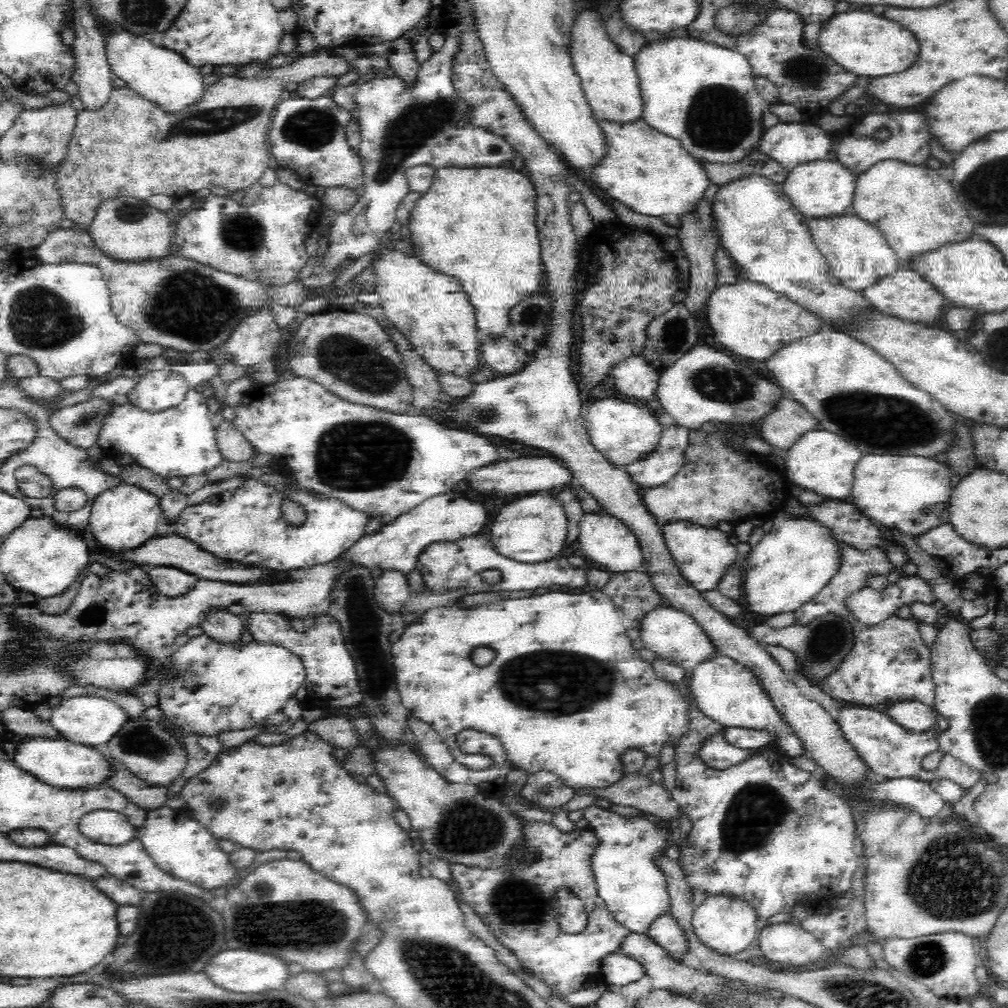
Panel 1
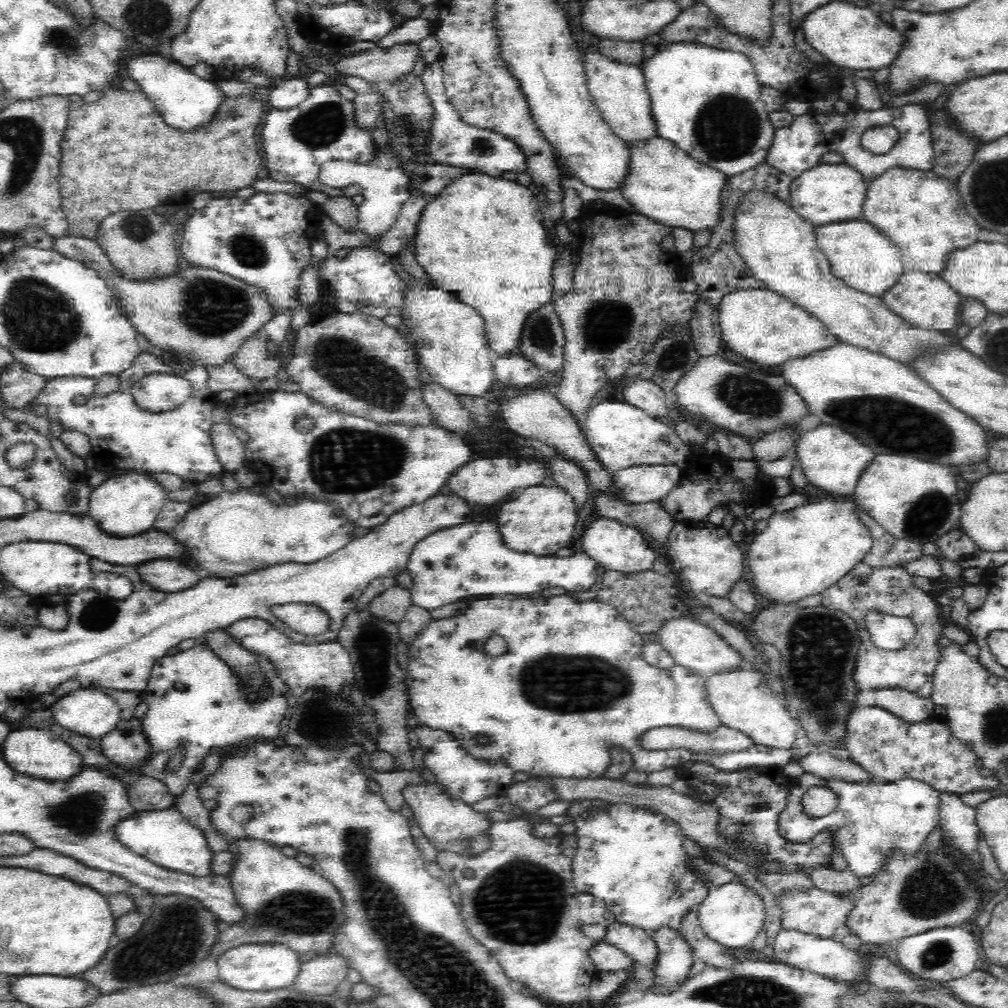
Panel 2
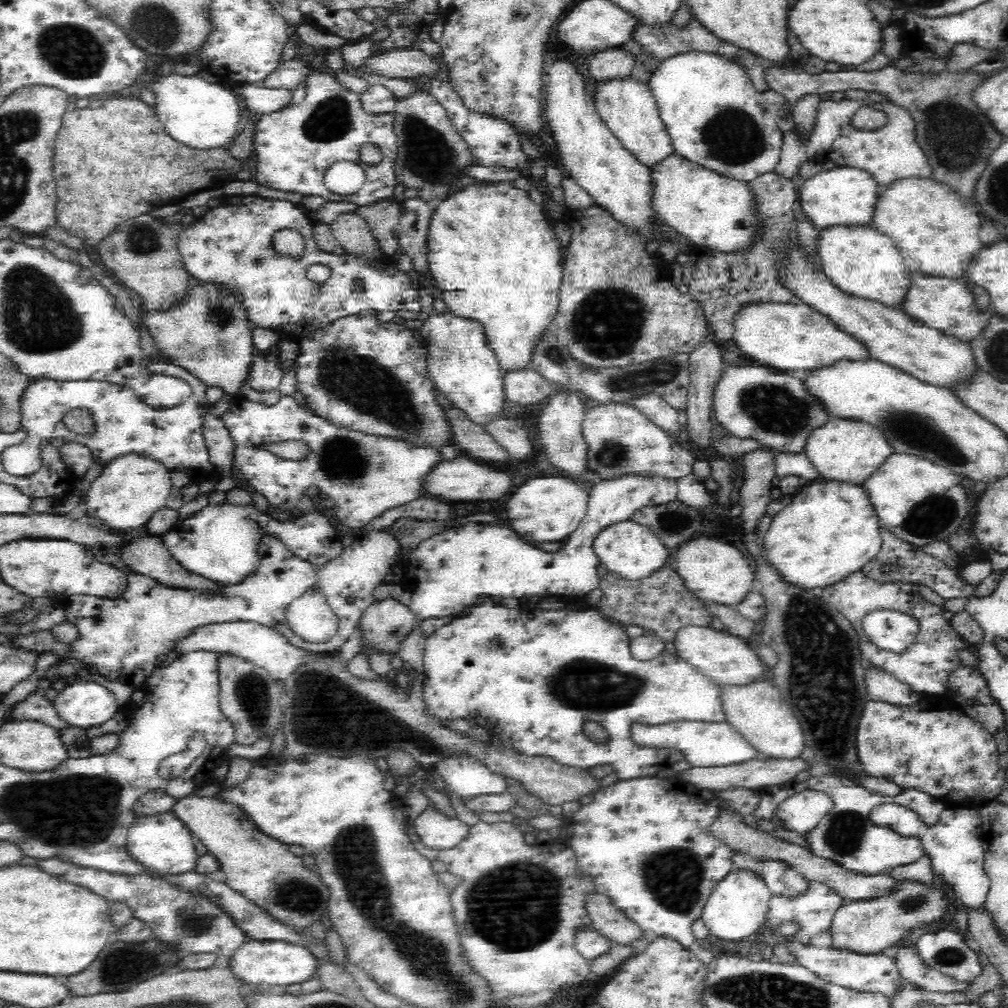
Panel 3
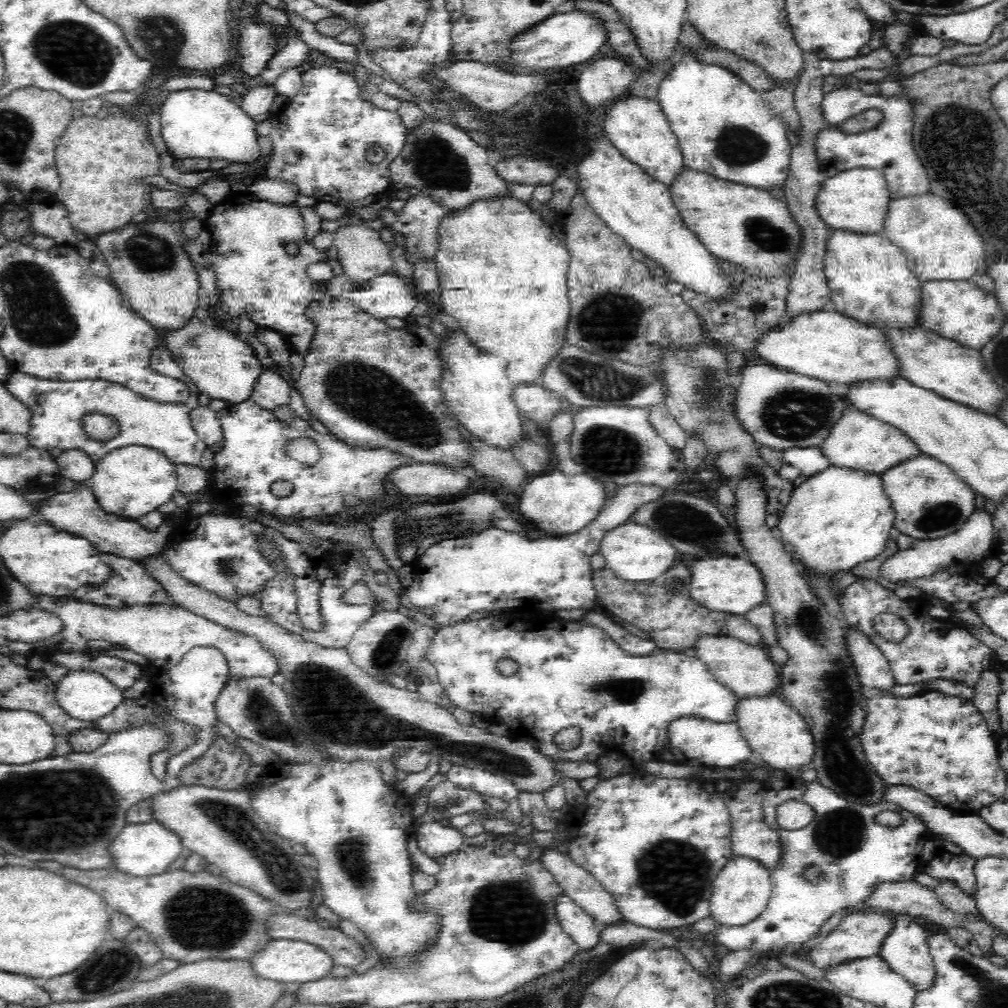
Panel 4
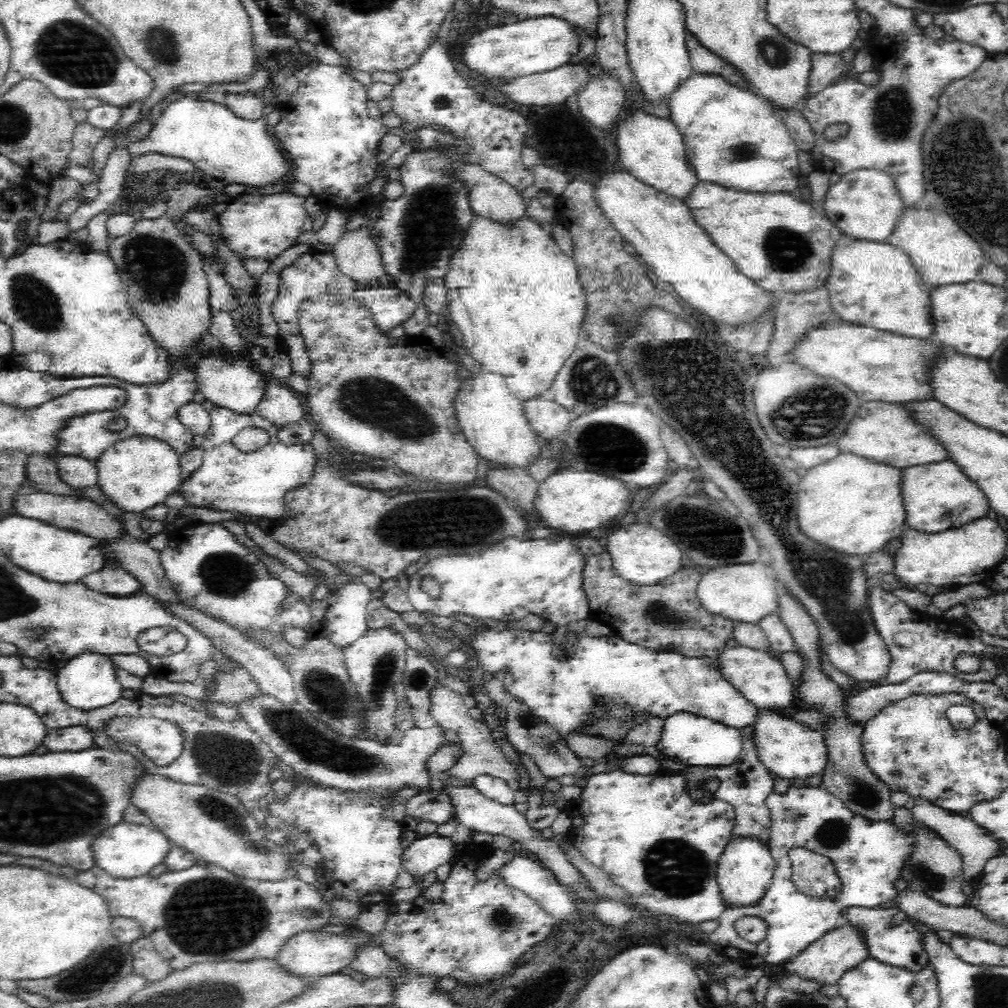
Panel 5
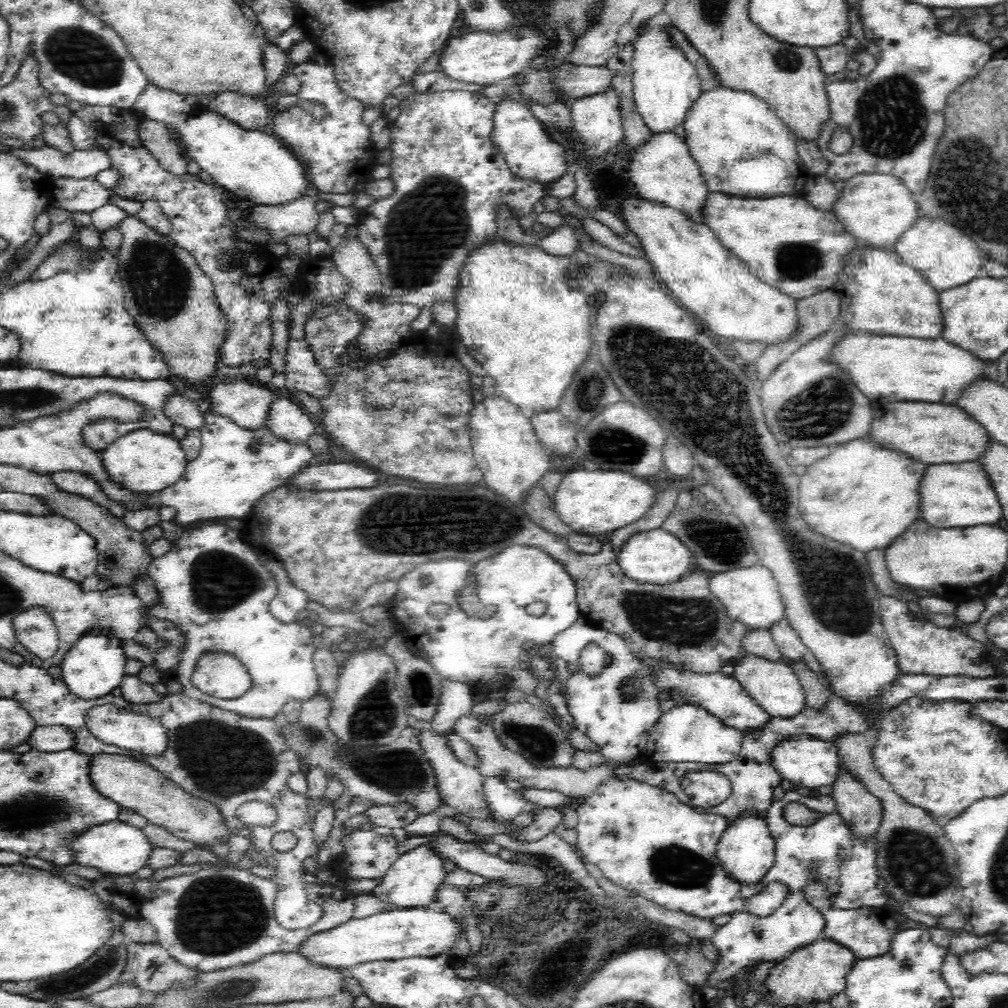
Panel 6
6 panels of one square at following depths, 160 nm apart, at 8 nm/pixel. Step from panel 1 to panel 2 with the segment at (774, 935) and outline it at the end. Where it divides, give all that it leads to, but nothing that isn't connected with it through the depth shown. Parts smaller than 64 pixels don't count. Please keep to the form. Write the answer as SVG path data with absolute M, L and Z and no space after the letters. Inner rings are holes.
M782 927L781 930L778 930L778 934L772 938L772 950L774 950L775 958L782 964L818 973L837 982L855 981L866 975L862 954L847 949L842 943L835 940L820 938L817 934L804 934L799 930Z

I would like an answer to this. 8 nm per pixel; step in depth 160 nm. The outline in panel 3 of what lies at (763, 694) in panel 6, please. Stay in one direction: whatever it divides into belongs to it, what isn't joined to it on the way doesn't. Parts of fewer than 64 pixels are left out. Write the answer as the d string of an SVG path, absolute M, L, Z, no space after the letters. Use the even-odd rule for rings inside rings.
M683 626L673 638L678 658L693 666L700 674L716 681L718 685L739 685L752 682L764 672L764 665L753 650L740 637L711 626Z

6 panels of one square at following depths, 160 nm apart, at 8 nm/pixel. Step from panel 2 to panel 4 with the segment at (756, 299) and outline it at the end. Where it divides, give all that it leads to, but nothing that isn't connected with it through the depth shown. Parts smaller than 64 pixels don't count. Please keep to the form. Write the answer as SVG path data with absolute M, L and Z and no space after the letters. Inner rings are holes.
M830 307L786 318L783 323L758 333L753 348L772 366L818 380L850 384L852 381L899 375L896 359L880 329L842 315Z

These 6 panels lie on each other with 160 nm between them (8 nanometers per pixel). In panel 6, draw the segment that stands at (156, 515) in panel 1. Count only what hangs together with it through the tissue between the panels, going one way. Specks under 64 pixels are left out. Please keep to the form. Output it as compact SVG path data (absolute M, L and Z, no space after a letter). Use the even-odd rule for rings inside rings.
M148 429L134 430L117 438L100 452L100 457L107 479L112 484L145 498L176 484L188 464L178 439Z

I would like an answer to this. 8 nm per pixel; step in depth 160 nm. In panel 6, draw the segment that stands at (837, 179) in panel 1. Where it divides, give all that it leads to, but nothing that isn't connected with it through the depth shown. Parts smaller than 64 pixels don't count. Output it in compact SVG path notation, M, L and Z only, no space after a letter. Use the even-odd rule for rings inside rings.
M856 174L846 179L844 188L838 191L831 211L858 243L874 244L881 249L893 249L898 237L914 224L920 214L914 195L906 190L899 178L890 174Z

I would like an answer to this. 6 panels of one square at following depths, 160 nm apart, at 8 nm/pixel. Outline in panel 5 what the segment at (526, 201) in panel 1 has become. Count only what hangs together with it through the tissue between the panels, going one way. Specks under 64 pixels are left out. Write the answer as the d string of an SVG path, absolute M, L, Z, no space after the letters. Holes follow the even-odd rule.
M477 215L467 224L467 227L463 231L460 246L452 252L450 260L447 263L448 266L442 281L447 288L449 315L462 333L463 346L467 348L469 354L478 360L484 368L496 371L505 378L510 392L523 404L524 416L528 419L533 430L538 432L544 440L556 440L566 430L573 416L564 406L554 402L547 392L552 384L552 379L557 375L558 370L561 369L563 362L574 352L576 343L580 338L579 328L586 312L585 298L577 281L577 268L573 258L562 252L556 244L555 238L548 234L546 230L543 230L540 223L528 219L526 216L517 218L510 223L501 223L494 221L494 219Z

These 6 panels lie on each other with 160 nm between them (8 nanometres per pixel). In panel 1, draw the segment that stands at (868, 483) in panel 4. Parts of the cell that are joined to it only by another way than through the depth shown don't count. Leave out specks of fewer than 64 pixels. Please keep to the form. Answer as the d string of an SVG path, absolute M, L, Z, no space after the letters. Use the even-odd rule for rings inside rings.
M783 509L769 517L773 528L750 550L744 562L742 600L752 615L794 612L810 602L839 568L839 544L830 529L812 521L790 519Z

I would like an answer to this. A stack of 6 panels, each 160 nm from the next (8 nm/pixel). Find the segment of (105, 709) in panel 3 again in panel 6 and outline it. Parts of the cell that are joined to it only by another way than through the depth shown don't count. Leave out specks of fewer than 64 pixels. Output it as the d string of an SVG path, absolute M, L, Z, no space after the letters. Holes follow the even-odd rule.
M84 634L81 640L62 659L61 679L64 681L70 694L80 700L94 700L110 694L119 686L125 675L126 656L122 653L122 645L117 638L108 638L103 634Z

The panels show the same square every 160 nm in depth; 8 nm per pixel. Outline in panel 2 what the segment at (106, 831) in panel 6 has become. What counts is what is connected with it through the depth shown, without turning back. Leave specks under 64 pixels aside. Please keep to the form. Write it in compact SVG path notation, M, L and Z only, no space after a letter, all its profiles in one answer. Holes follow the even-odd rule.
M174 804L162 810L140 811L135 816L117 822L113 826L113 835L120 844L164 869L196 878L217 875L212 866L215 852L208 845L206 833L190 824Z

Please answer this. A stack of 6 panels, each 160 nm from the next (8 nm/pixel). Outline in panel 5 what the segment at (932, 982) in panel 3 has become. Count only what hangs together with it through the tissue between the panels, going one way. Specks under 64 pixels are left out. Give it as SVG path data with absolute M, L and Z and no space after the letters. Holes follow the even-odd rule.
M874 907L867 911L847 911L842 917L850 921L852 925L858 925L866 935L866 943L870 949L869 956L893 966L902 968L908 972L922 972L928 966L929 956L922 945L922 933L908 922L908 915L898 908Z

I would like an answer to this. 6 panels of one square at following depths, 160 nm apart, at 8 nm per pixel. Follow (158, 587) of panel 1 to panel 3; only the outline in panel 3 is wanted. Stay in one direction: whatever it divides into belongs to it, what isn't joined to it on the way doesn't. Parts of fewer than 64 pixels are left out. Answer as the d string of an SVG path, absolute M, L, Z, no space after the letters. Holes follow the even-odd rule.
M140 529L141 538L136 541L131 541L131 544L118 552L122 560L129 566L135 574L142 577L150 578L157 584L172 589L208 589L218 590L225 588L224 586L210 581L198 574L189 572L184 568L171 554L170 551L162 545L162 538L150 537L146 534L145 529Z

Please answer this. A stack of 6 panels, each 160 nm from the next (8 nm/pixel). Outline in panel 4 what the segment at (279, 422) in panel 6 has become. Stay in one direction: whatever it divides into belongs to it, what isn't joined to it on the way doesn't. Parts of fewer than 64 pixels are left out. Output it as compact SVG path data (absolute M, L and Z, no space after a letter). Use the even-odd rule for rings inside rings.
M276 366L263 368L253 386L250 398L261 407L274 410L287 404L291 381Z

